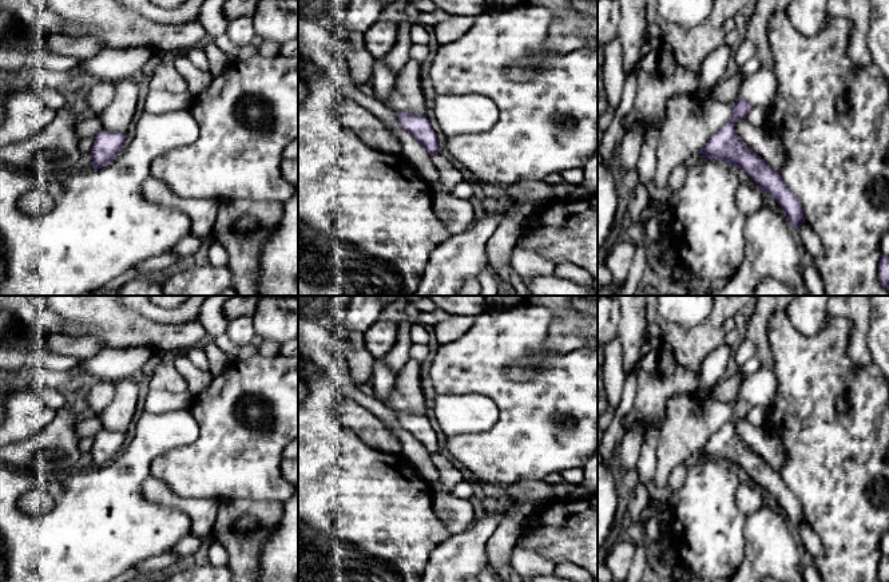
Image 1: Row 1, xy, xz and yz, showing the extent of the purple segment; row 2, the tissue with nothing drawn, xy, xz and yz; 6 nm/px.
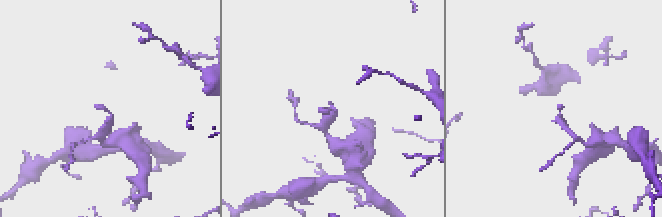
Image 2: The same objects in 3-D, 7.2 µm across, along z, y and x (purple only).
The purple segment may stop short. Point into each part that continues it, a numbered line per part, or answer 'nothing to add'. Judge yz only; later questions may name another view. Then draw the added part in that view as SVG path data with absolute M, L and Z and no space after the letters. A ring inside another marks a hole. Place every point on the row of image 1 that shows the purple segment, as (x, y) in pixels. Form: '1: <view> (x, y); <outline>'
nothing to add

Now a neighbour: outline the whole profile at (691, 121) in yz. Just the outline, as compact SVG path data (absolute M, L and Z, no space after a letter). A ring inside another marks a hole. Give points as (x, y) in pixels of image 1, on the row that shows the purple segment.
M705 87L696 95L668 99L667 116L656 147L654 182L658 187L667 186L674 167L684 163L731 120L733 104L717 100L713 90L714 87Z

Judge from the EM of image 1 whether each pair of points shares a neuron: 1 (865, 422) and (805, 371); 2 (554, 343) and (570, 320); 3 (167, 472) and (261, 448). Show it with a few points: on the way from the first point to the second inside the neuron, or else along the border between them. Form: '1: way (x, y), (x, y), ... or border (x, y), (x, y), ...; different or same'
1: way (845, 423), (836, 423), (813, 400), (813, 391); same
2: way (559, 337), (570, 325); same
3: way (190, 470), (219, 466), (238, 452); same

